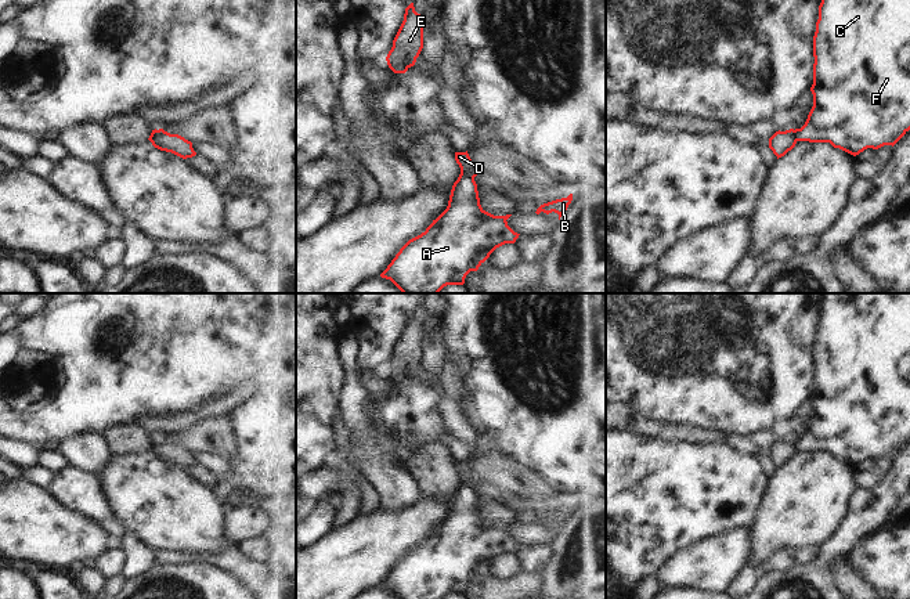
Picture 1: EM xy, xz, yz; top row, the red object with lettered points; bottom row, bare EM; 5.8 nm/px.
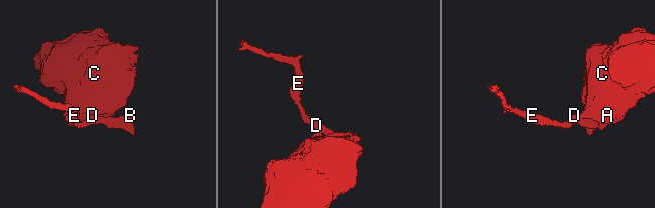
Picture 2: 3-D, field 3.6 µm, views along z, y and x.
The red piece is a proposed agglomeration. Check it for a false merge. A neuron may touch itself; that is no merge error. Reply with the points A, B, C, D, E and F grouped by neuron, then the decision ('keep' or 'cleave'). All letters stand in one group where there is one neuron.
A C F / B D E; cleave

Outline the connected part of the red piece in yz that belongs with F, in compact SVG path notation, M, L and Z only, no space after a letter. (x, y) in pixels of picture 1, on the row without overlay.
M823 293L823 308L819 315L819 329L813 346L813 416L805 434L795 439L798 451L830 452L853 466L867 458L878 459L895 455L910 440L910 293Z

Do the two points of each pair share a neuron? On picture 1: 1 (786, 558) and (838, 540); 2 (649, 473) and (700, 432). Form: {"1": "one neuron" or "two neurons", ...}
{"1": "two neurons", "2": "two neurons"}

